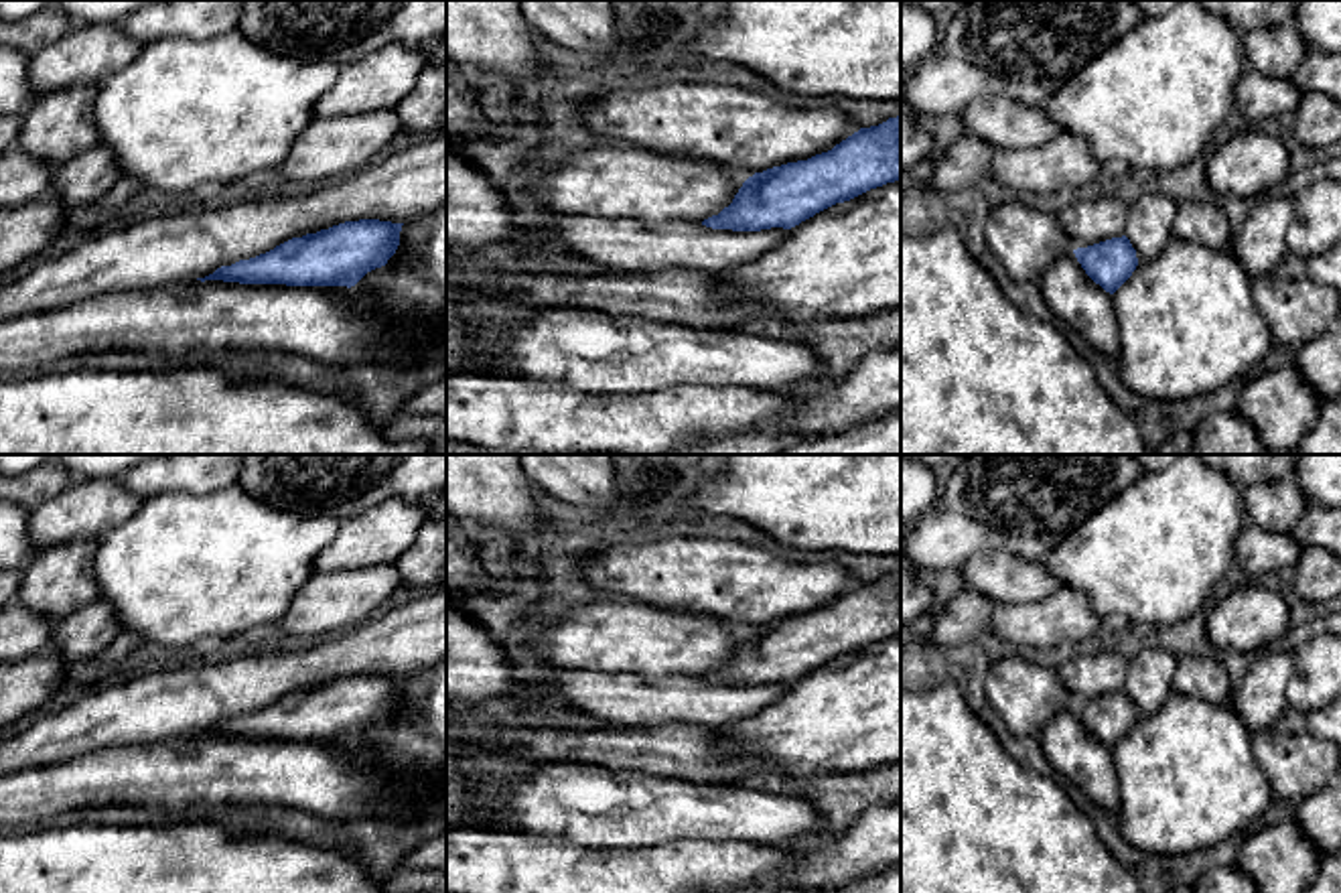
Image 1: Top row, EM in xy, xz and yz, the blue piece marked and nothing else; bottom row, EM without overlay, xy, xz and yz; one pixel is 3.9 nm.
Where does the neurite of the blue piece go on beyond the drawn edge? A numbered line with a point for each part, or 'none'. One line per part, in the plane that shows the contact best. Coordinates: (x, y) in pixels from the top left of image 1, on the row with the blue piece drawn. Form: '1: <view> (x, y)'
none

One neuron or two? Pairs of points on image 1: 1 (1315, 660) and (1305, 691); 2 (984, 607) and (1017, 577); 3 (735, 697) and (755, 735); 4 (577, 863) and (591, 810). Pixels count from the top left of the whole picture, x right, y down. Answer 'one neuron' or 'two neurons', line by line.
1: one neuron
2: two neurons
3: two neurons
4: two neurons

